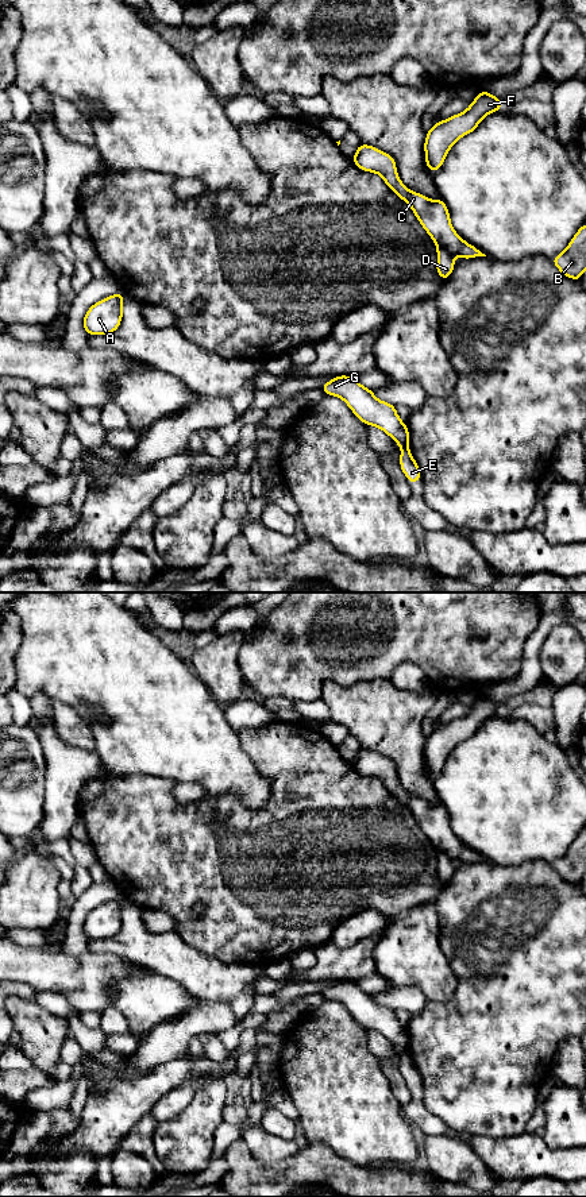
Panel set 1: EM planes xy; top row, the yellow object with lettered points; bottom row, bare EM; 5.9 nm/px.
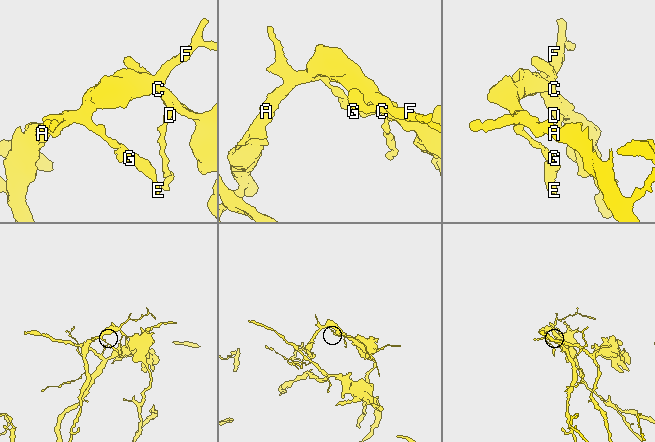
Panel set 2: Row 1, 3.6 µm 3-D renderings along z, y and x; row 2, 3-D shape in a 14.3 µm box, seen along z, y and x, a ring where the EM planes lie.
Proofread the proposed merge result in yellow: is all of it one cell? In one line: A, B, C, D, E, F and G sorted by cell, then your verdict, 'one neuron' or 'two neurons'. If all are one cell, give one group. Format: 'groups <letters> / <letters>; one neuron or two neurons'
groups A D E F G / B C; two neurons

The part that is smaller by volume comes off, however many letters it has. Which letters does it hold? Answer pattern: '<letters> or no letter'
A, D, E, F, G

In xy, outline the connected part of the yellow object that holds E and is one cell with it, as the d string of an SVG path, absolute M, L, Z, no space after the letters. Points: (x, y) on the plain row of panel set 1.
M338 980L320 993L327 1000L342 1003L363 1028L382 1034L400 1050L400 1071L408 1088L421 1084L421 1076L409 1055L409 1034L394 1009L377 1004L373 995L363 992L355 981Z

